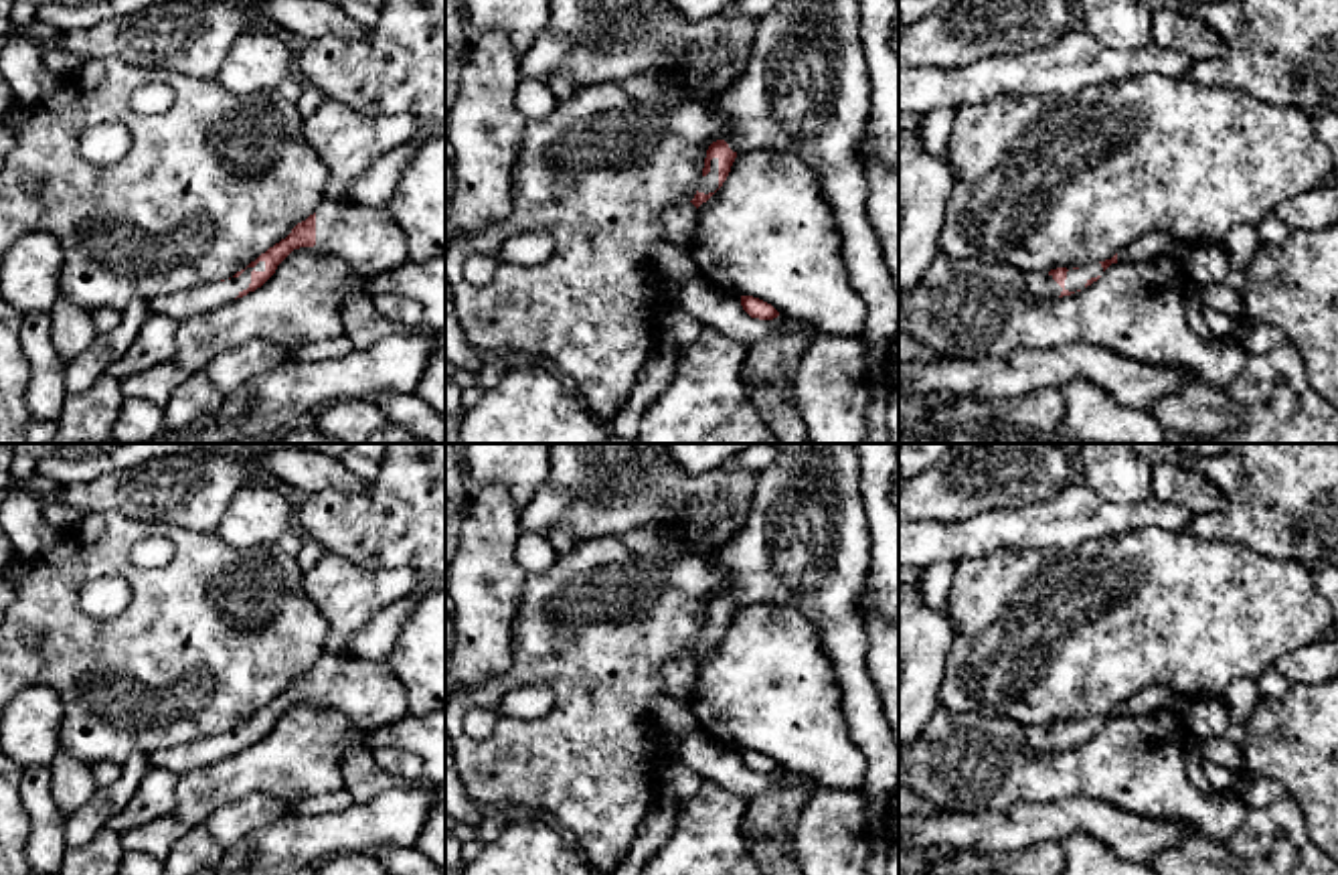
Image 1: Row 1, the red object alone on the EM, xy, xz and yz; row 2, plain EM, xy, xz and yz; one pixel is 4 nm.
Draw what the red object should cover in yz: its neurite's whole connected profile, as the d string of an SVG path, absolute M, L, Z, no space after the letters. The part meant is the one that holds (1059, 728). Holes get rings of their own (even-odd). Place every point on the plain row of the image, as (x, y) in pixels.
M1150 685L1148 689L1142 689L1127 701L1119 703L1111 713L1093 715L1073 723L1057 721L1049 727L1026 725L1018 729L1018 739L1034 751L1071 749L1097 735L1111 717L1144 715L1166 705L1170 699L1176 699L1176 695L1168 685Z

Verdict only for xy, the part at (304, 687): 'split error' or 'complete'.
split error

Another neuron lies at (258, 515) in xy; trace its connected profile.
M245 484L223 512L217 535L235 549L275 545L296 527L296 496L283 488Z

